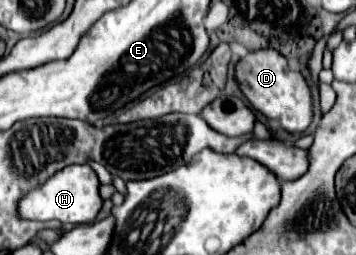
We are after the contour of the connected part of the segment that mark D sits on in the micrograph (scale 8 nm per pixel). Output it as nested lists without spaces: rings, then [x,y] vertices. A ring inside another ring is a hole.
[[[272,48],[250,52],[236,64],[236,80],[248,102],[266,118],[278,120],[286,132],[302,134],[312,124],[314,102],[310,86],[300,72],[288,70],[288,62],[280,52]]]

